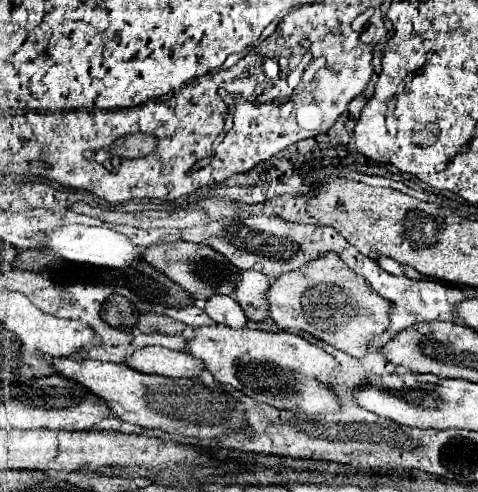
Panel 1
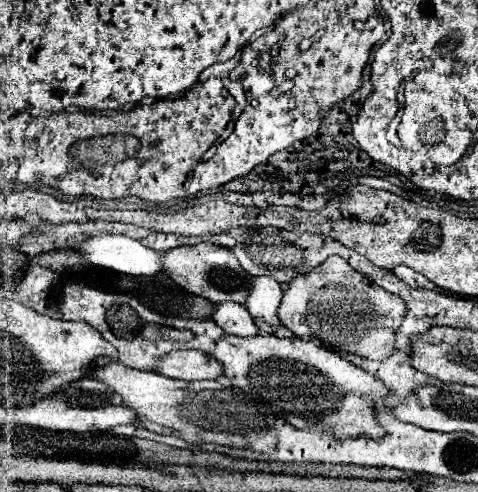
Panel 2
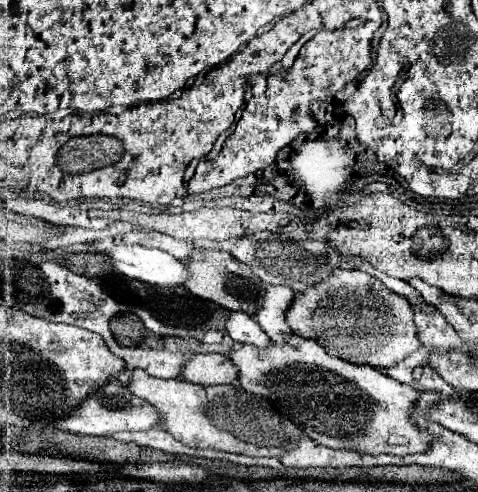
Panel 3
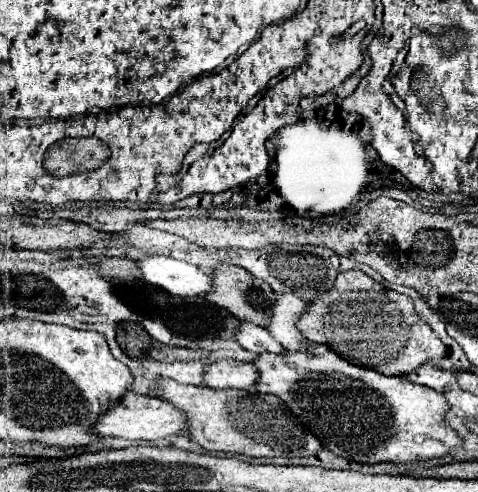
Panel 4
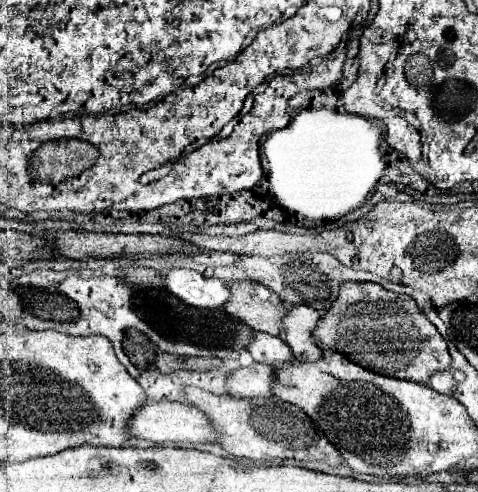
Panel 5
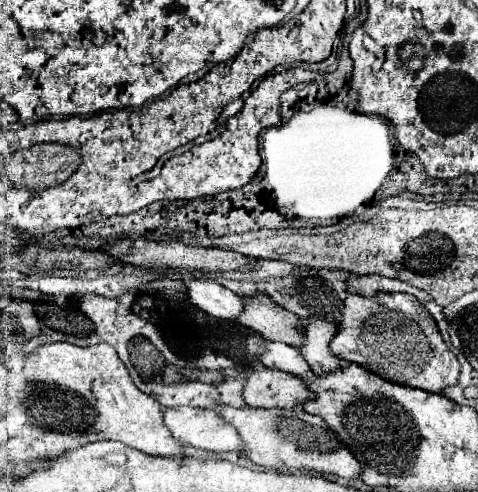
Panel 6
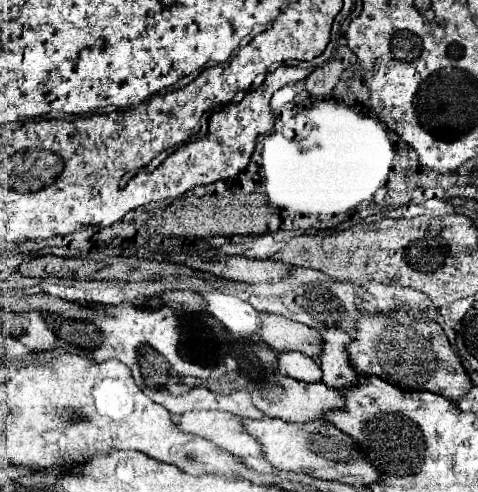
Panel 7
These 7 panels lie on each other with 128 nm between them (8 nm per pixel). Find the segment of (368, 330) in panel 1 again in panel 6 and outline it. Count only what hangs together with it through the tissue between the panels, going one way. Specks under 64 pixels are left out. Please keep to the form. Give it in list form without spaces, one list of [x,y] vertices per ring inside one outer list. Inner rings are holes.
[[[350,292],[348,298],[344,300],[338,332],[332,338],[332,352],[342,360],[348,360],[372,370],[374,374],[378,374],[388,382],[422,388],[428,392],[442,392],[442,388],[456,384],[460,374],[458,358],[444,344],[430,312],[414,296],[400,294],[400,292],[376,292],[376,296],[370,296],[370,298]]]

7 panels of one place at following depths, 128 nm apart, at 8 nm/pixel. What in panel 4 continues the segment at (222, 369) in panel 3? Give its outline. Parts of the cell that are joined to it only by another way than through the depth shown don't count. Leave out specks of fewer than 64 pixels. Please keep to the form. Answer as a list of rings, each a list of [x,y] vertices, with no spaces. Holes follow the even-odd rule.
[[[218,360],[218,362],[212,362],[206,366],[202,378],[208,388],[250,390],[256,382],[256,368],[250,362]]]

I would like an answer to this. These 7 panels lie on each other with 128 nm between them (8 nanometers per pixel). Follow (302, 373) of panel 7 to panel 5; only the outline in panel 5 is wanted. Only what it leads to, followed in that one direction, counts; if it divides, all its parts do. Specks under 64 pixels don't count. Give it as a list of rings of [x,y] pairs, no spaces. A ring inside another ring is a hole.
[[[254,332],[252,342],[248,344],[248,352],[254,356],[256,362],[268,364],[272,368],[278,368],[280,364],[294,358],[292,350],[288,348],[288,344],[284,344],[284,340],[266,332]]]

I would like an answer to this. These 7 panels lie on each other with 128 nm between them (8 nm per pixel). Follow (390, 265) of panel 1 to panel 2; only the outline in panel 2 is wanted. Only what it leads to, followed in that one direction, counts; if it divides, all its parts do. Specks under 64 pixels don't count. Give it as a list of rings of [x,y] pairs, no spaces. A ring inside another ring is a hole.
[[[396,266],[394,270],[392,270],[400,280],[404,280],[406,284],[410,284],[410,286],[420,286],[420,284],[428,284],[428,280],[422,276],[422,274],[418,274],[418,272],[414,272],[412,268],[408,268],[408,266]]]

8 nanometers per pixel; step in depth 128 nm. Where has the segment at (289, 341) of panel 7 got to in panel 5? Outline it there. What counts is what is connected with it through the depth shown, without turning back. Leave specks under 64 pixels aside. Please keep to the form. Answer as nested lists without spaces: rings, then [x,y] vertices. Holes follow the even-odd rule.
[[[234,280],[228,284],[230,300],[224,310],[234,318],[246,322],[252,330],[280,334],[280,322],[286,316],[282,300],[264,284],[252,280]]]

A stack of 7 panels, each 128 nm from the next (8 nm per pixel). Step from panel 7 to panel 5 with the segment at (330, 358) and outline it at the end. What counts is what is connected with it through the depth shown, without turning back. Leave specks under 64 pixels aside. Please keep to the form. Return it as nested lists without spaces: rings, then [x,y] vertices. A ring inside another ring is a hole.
[[[288,306],[280,338],[292,348],[296,360],[314,362],[322,358],[322,350],[312,338],[312,330],[316,328],[318,320],[320,314],[310,306]]]

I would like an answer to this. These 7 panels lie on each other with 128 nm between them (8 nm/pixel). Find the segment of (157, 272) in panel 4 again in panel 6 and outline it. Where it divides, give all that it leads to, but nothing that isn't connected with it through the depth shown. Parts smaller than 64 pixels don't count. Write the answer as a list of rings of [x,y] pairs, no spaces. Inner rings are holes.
[[[190,280],[186,284],[186,296],[202,312],[222,320],[236,320],[244,308],[244,300],[238,294],[210,280]]]

